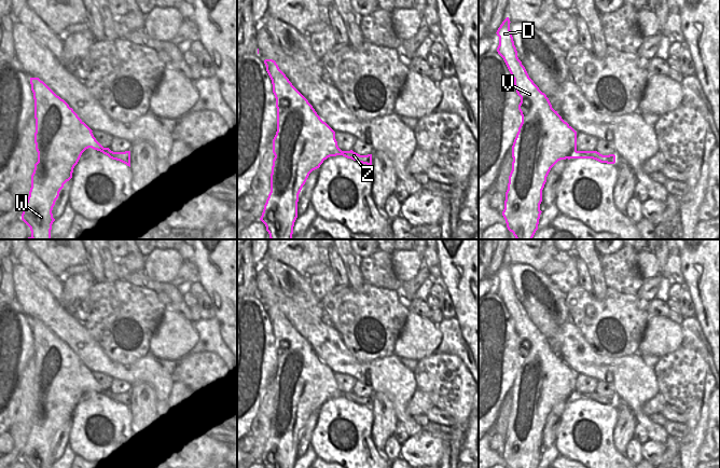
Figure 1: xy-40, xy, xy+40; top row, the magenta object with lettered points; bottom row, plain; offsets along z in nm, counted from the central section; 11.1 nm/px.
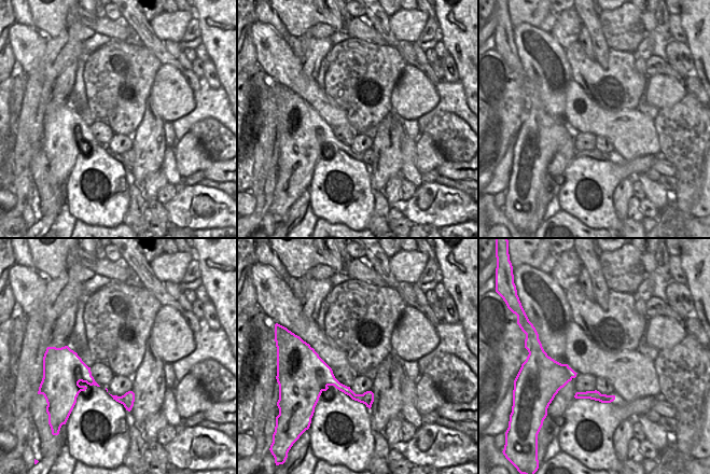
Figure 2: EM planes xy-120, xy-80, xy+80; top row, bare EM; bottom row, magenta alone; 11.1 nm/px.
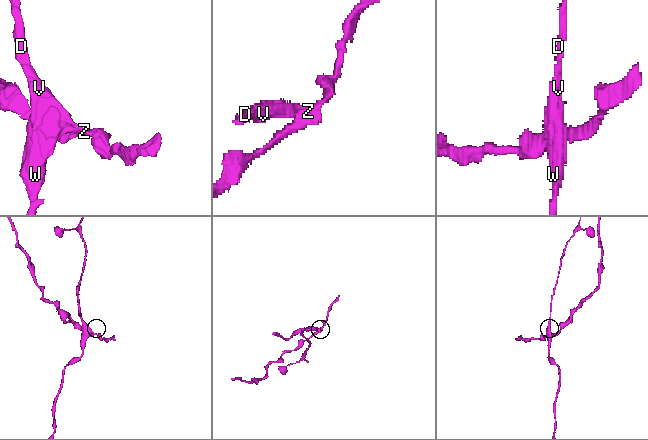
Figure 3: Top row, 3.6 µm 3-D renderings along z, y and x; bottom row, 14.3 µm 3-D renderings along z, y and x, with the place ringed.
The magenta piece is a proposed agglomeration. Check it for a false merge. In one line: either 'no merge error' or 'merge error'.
merge error

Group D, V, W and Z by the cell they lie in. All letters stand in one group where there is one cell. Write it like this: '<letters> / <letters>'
D V W / Z

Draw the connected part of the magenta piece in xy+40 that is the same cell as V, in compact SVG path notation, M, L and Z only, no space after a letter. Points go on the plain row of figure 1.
M507 259L497 272L499 278L498 295L503 300L512 319L517 336L521 339L518 352L522 364L512 387L512 412L509 417L502 457L507 468L538 468L541 456L542 431L551 410L560 401L566 401L577 393L577 373L552 349L544 334L529 319L517 299L510 261Z

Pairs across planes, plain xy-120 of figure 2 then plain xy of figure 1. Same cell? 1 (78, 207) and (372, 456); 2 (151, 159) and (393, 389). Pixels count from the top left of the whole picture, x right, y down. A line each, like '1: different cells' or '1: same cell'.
1: same cell
2: different cells

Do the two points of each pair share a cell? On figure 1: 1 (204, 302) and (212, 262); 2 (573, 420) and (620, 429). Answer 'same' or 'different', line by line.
1: different
2: different

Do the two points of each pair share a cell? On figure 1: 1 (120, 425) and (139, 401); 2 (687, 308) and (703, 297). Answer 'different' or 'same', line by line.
1: different
2: different

